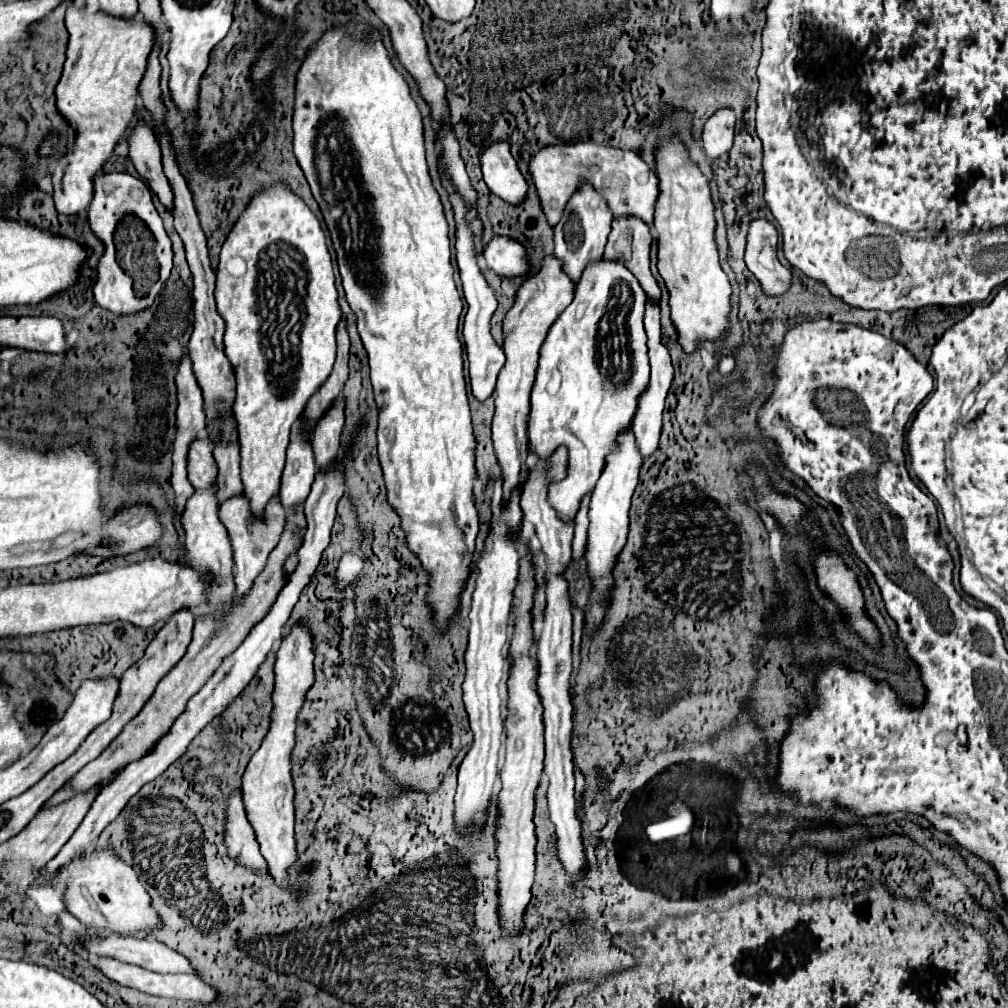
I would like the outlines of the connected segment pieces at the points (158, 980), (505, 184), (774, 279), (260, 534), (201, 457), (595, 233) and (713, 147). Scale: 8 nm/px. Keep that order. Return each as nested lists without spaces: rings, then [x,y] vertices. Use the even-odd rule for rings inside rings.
[[[99,958],[97,960],[97,968],[111,980],[119,982],[121,986],[131,986],[137,988],[145,994],[153,994],[153,996],[161,996],[161,998],[179,998],[179,1000],[191,1000],[191,1002],[199,1002],[199,1004],[213,1004],[221,998],[221,992],[203,982],[199,976],[195,974],[159,974],[159,972],[147,972],[143,968],[135,968],[131,964],[123,964],[119,960],[111,960],[111,958]]]
[[[495,142],[481,152],[481,170],[485,184],[495,196],[511,206],[525,202],[529,184],[511,156],[507,142]]]
[[[755,218],[749,222],[745,264],[769,296],[779,296],[791,286],[791,272],[779,264],[775,254],[777,238],[779,234],[769,220]]]
[[[239,496],[235,500],[227,500],[219,506],[219,518],[229,532],[229,540],[233,546],[233,564],[235,564],[233,578],[235,578],[235,586],[237,586],[237,596],[243,598],[245,594],[249,594],[255,578],[263,572],[269,552],[279,542],[279,536],[281,536],[281,530],[285,524],[285,510],[279,504],[279,498],[275,498],[271,502],[271,506],[267,506],[267,522],[255,524],[255,520],[251,520],[251,516],[247,516],[247,500],[243,496]]]
[[[201,432],[195,440],[195,444],[191,444],[187,472],[189,472],[189,480],[191,480],[193,488],[197,488],[197,490],[211,488],[217,482],[219,468],[215,464],[211,444],[209,444],[205,432]]]
[[[585,184],[579,192],[575,192],[563,220],[553,230],[555,230],[555,256],[563,262],[563,272],[571,278],[571,282],[579,284],[583,270],[591,262],[601,260],[603,256],[607,236],[611,232],[611,212],[607,212],[607,202],[589,184]]]
[[[719,108],[703,128],[703,150],[715,158],[725,154],[733,146],[735,136],[735,112],[731,108]]]

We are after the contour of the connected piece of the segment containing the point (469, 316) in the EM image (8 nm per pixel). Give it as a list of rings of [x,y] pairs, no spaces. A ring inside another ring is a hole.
[[[441,174],[443,178],[443,186],[449,192],[449,200],[453,204],[453,212],[455,212],[455,222],[457,222],[457,266],[461,272],[461,284],[463,284],[463,296],[469,304],[469,310],[465,314],[465,324],[463,324],[463,340],[465,340],[465,348],[467,348],[467,358],[469,358],[469,378],[471,378],[471,390],[473,396],[479,402],[485,402],[493,390],[495,390],[495,382],[497,376],[505,364],[505,354],[503,348],[499,348],[495,344],[495,340],[491,338],[489,332],[489,320],[493,316],[493,312],[497,310],[497,298],[493,294],[493,290],[489,288],[485,276],[479,270],[479,264],[475,260],[475,252],[471,248],[471,234],[467,232],[467,204],[463,204],[463,200],[459,200],[459,194],[455,192],[455,188],[451,188],[451,184],[447,182],[447,178]]]

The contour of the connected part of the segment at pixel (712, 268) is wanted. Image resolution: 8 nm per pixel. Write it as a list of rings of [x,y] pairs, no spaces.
[[[679,138],[659,146],[659,204],[655,204],[655,232],[659,244],[659,274],[669,290],[671,320],[679,332],[679,342],[689,354],[699,346],[699,338],[719,340],[727,330],[731,284],[719,266],[717,244],[713,240],[715,218],[707,178],[689,160]]]

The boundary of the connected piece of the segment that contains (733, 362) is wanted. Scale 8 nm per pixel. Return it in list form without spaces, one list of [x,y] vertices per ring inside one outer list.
[[[733,354],[721,356],[721,360],[719,360],[719,374],[721,376],[725,376],[725,378],[733,376],[737,372],[737,368],[739,368],[739,364],[737,364],[737,358]]]

